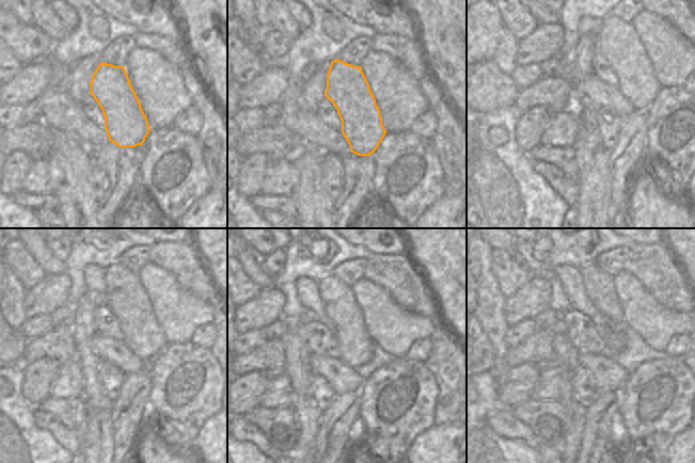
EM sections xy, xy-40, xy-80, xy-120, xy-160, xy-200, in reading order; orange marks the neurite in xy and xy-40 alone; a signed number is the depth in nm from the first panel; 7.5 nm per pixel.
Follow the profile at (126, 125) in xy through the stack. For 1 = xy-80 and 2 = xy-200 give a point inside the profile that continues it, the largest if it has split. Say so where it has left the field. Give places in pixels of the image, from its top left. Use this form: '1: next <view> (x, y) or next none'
1: next xy-80 (586, 88)
2: next xy-200 (609, 377)

